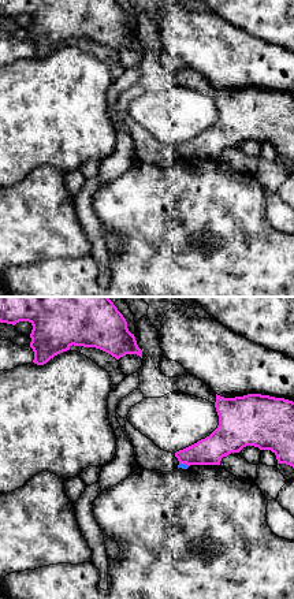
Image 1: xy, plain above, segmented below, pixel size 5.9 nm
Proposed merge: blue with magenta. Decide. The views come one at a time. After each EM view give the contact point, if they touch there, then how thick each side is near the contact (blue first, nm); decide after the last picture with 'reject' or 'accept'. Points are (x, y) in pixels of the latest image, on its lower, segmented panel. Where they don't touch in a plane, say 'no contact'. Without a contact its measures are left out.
(185, 464) | 30/160 nm

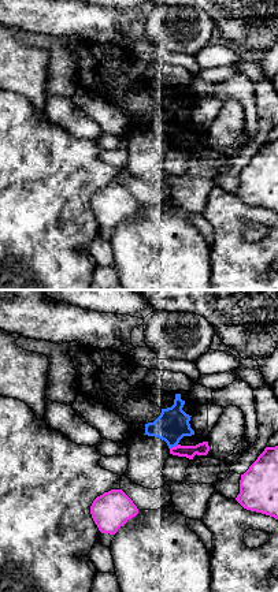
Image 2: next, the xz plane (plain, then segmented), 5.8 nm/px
(174, 446) | 190/80 nm

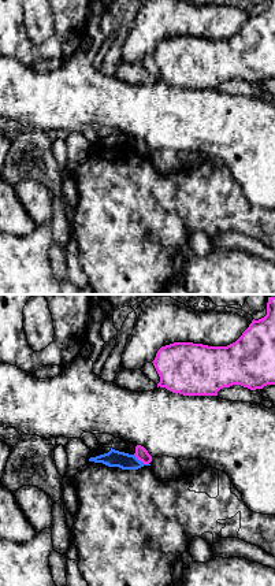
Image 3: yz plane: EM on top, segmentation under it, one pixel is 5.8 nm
(141, 462) | 100/80 nm

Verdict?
reject

